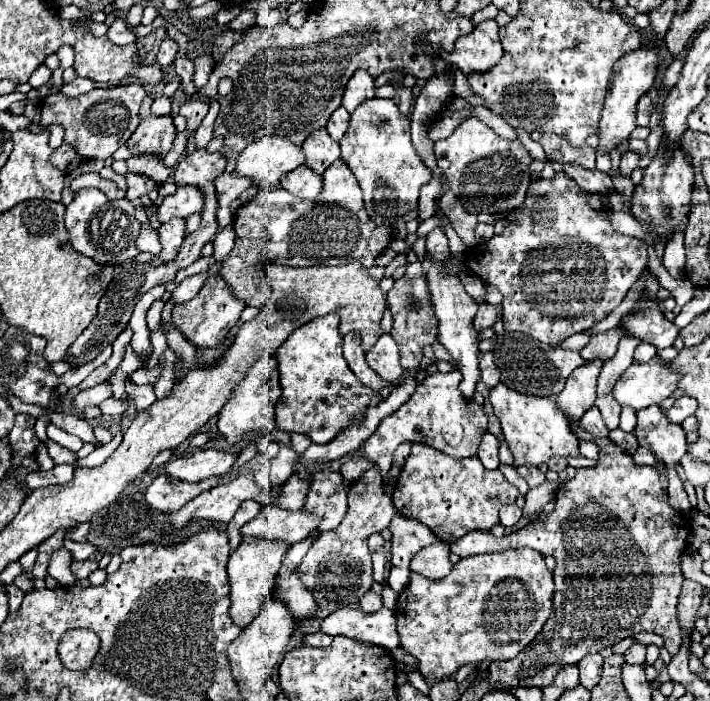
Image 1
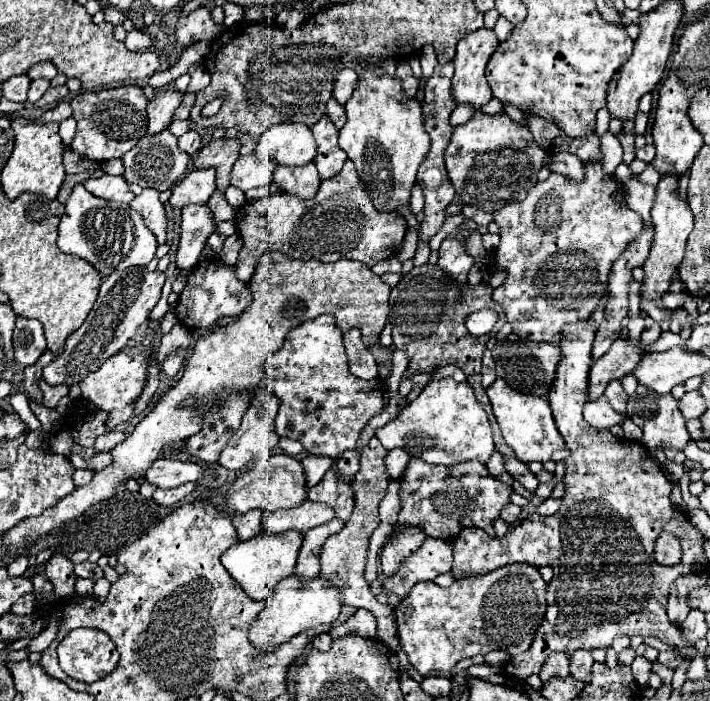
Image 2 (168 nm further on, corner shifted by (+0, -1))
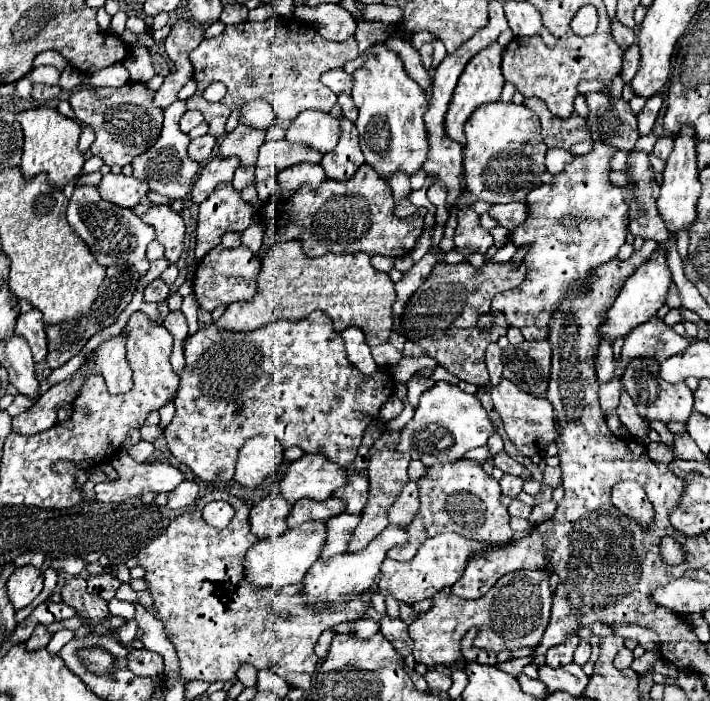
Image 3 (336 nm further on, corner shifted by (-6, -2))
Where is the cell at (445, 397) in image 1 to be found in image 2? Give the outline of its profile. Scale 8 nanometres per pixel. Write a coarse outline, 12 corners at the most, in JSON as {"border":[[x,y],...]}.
{"border":[[427,383],[377,431],[427,463],[487,463],[491,425],[469,383]]}

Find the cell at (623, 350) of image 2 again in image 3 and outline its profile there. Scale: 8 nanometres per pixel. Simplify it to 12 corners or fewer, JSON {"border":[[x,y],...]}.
{"border":[[653,316],[623,344],[615,378],[631,358],[663,362],[691,342]]}

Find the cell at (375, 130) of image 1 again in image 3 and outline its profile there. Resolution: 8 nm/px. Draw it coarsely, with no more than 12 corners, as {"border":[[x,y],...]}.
{"border":[[375,44],[353,72],[355,126],[385,180],[427,158],[427,94]]}

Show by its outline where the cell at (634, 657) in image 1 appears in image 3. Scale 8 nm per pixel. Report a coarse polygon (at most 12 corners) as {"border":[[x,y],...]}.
{"border":[[625,646],[617,652],[613,664],[619,670],[629,668],[633,652]]}

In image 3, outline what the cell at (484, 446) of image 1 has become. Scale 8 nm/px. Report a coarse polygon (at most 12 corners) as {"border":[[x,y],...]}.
{"border":[[505,474],[501,484],[503,494],[517,498],[523,490],[519,476]]}

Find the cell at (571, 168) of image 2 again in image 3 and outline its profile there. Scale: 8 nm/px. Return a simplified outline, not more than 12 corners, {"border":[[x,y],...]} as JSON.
{"border":[[549,148],[545,168],[559,174],[571,162],[567,150]]}

